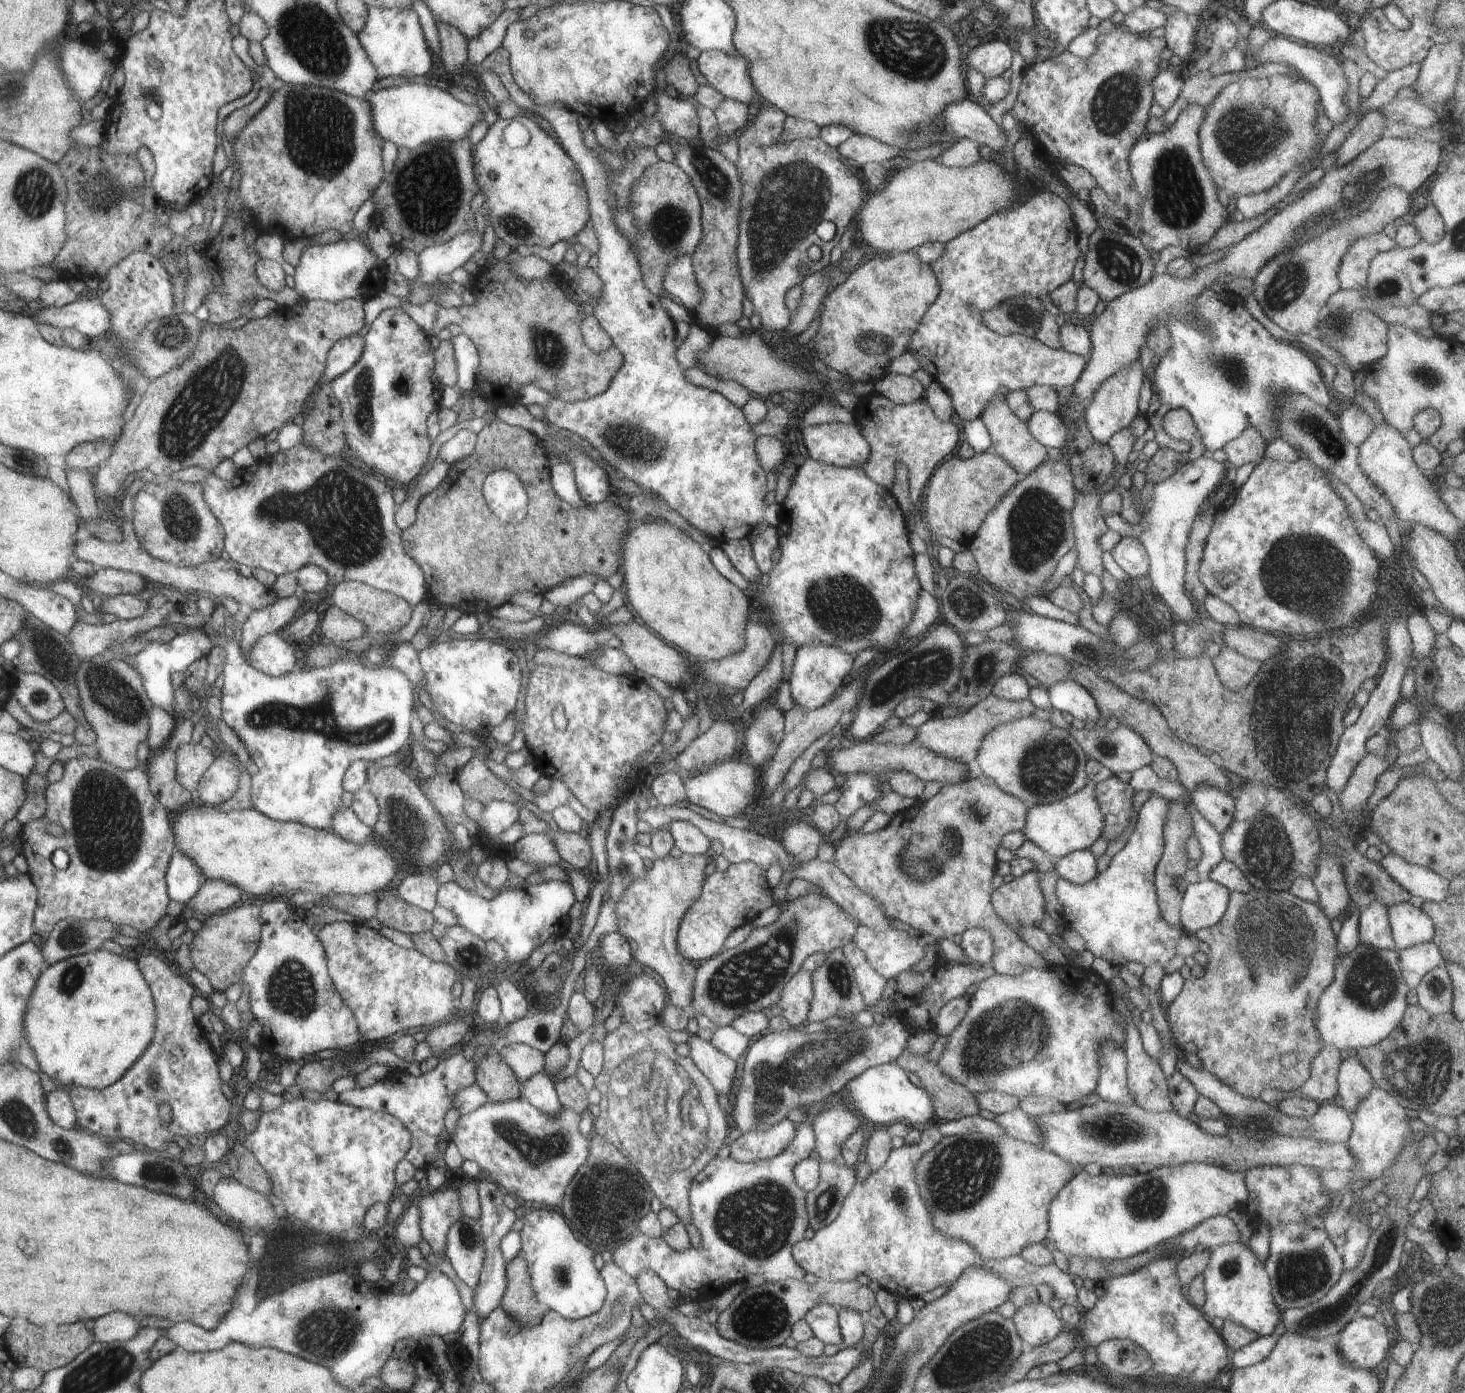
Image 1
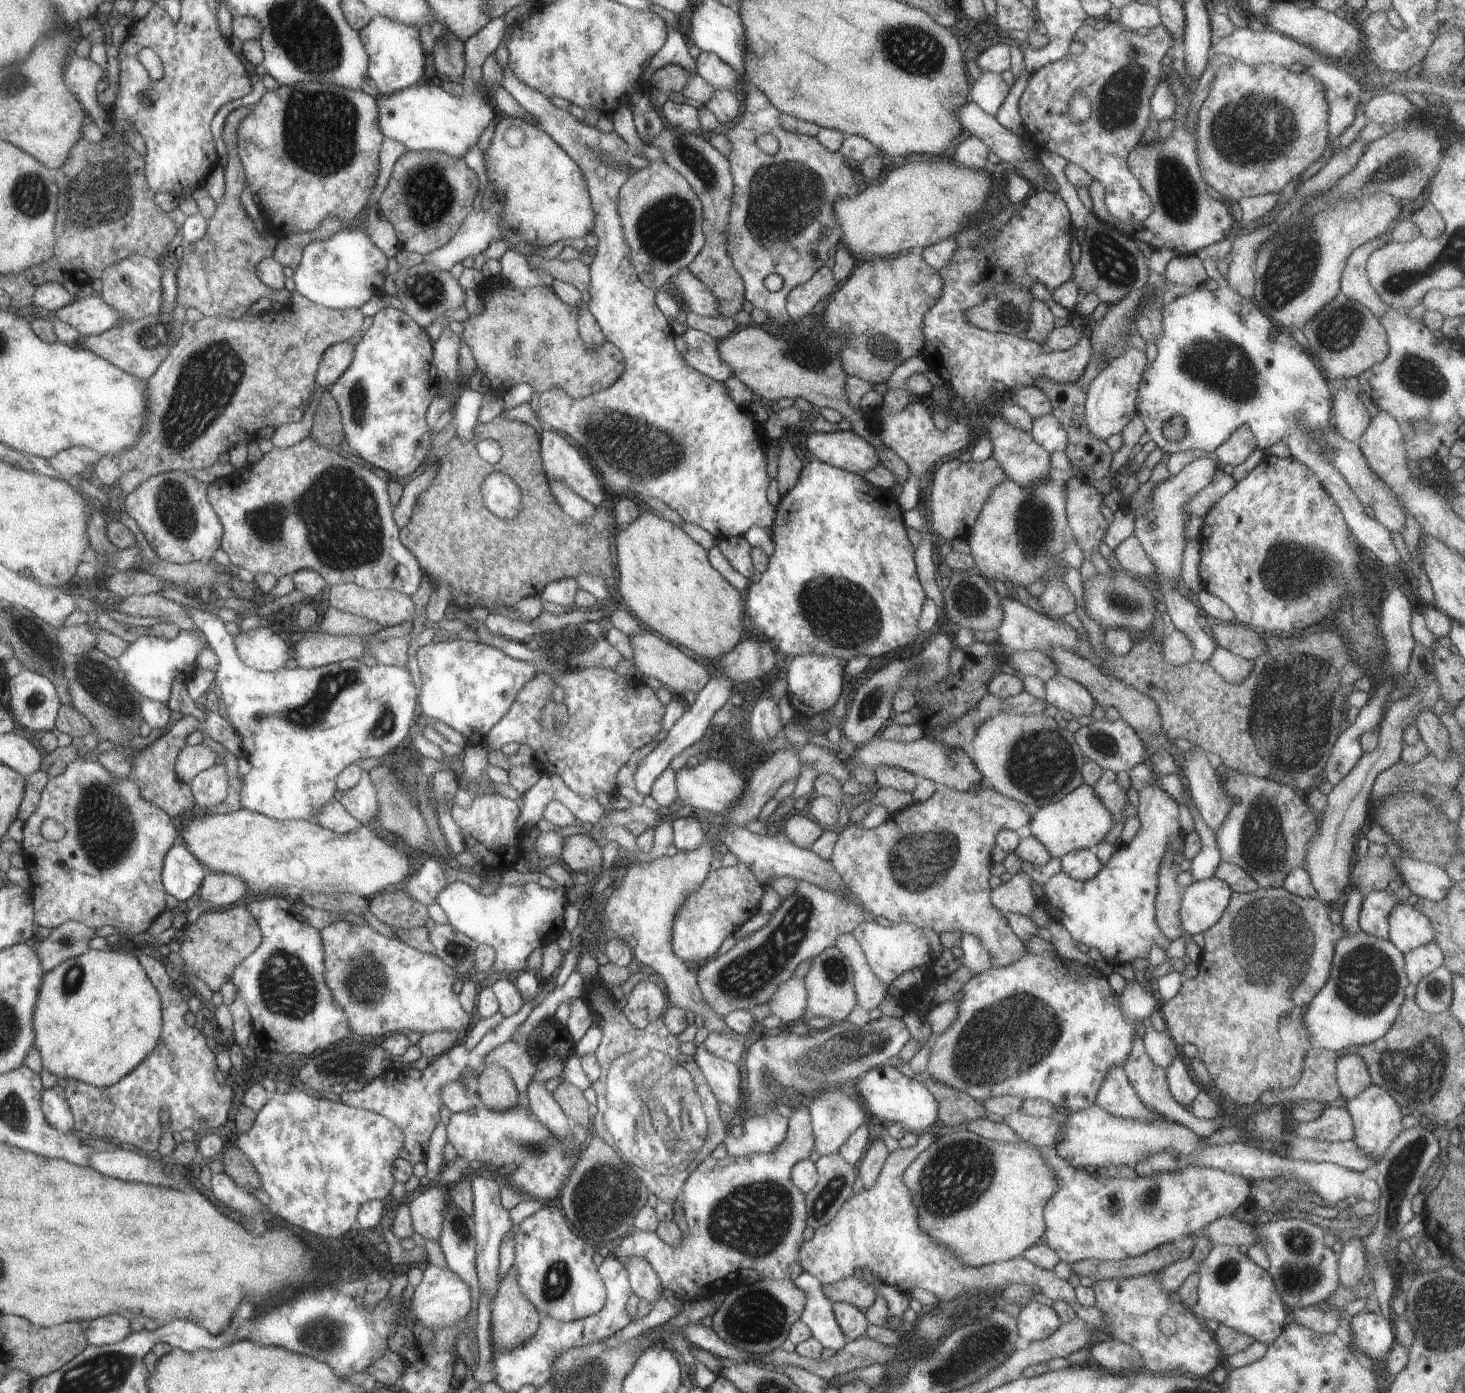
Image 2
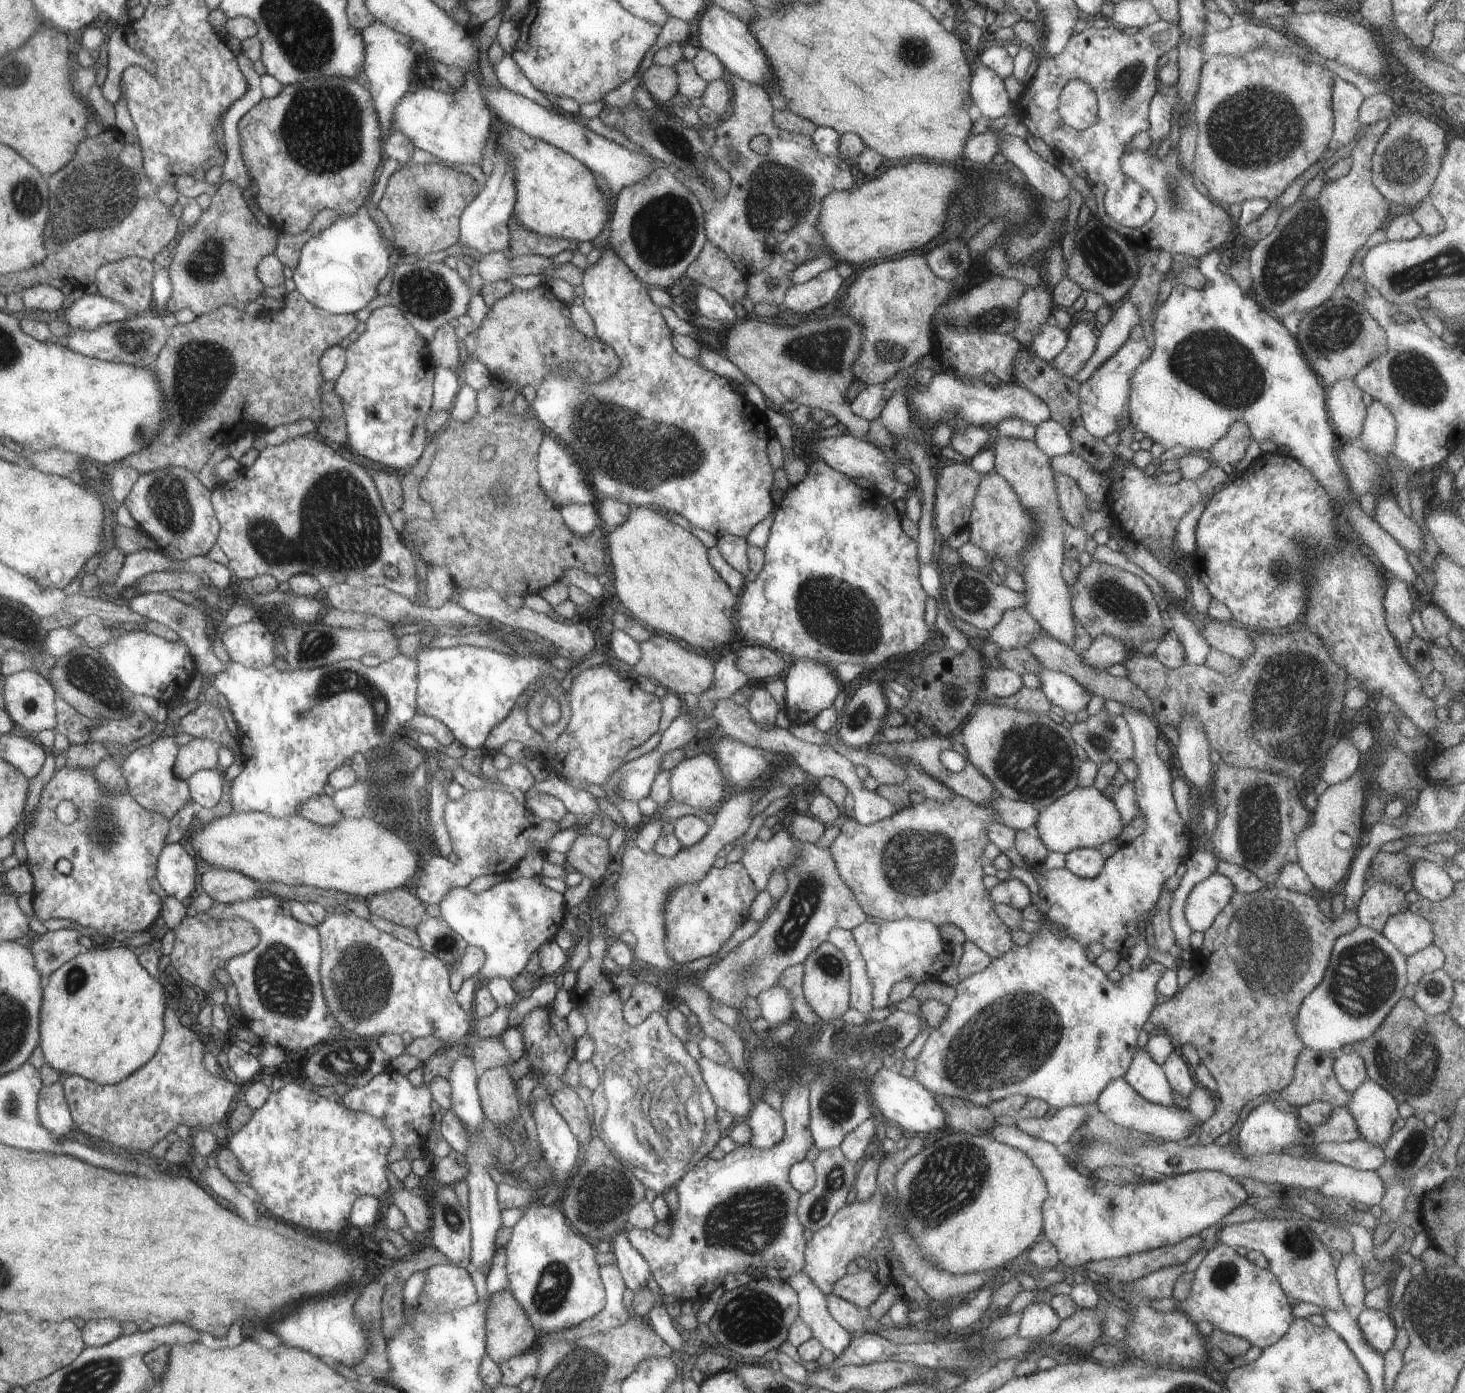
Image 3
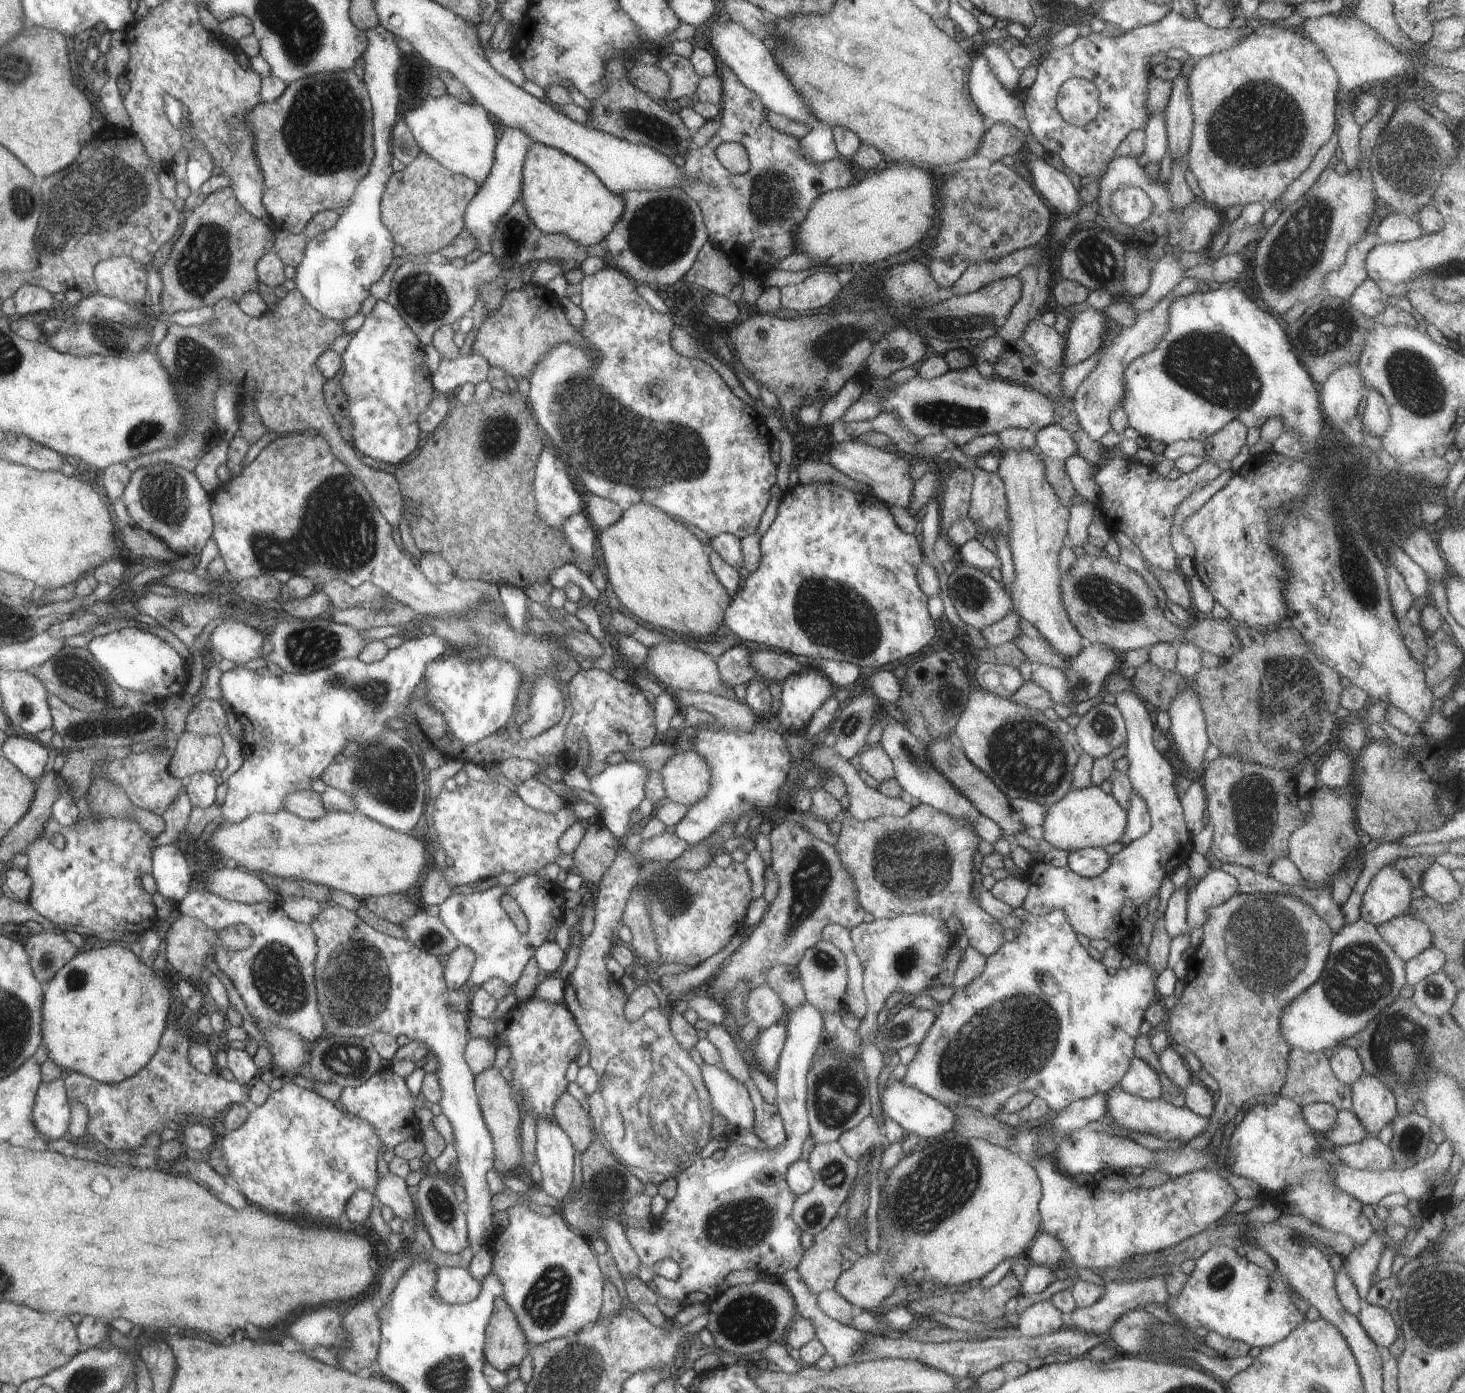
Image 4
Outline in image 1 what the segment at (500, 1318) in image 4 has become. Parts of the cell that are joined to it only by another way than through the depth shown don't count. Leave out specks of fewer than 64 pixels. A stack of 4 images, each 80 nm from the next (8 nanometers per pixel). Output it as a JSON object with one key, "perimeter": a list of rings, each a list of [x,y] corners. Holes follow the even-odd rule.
{"perimeter":[[[520,1254],[507,1262],[507,1289],[501,1300],[501,1306],[523,1327],[534,1327],[541,1323],[549,1308],[537,1299],[534,1292],[529,1263]]]}

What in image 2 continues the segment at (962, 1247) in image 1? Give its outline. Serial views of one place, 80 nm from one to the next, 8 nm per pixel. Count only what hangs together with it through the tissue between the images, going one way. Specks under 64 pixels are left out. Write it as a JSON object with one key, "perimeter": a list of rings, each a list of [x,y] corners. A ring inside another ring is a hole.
{"perimeter":[[[922,1131],[915,1146],[905,1148],[898,1147],[889,1152],[882,1170],[872,1187],[862,1189],[853,1194],[842,1204],[836,1216],[824,1226],[815,1230],[811,1240],[805,1240],[798,1249],[798,1262],[804,1271],[809,1272],[814,1278],[818,1278],[822,1285],[827,1285],[845,1278],[852,1277],[856,1268],[868,1268],[875,1279],[882,1280],[882,1284],[896,1287],[900,1292],[908,1293],[912,1288],[922,1288],[926,1292],[933,1292],[940,1298],[940,1302],[952,1300],[972,1289],[1004,1290],[1013,1284],[1029,1284],[1042,1289],[1050,1300],[1066,1302],[1074,1309],[1078,1318],[1086,1321],[1092,1328],[1100,1328],[1103,1325],[1103,1314],[1094,1307],[1082,1306],[1075,1295],[1075,1288],[1067,1280],[1056,1276],[1053,1269],[1045,1269],[1029,1263],[1025,1258],[1016,1257],[1007,1261],[985,1264],[977,1267],[966,1266],[951,1248],[944,1243],[932,1240],[922,1228],[918,1220],[918,1206],[914,1204],[913,1192],[906,1186],[903,1179],[904,1171],[918,1158],[918,1155],[936,1142],[936,1134]]]}

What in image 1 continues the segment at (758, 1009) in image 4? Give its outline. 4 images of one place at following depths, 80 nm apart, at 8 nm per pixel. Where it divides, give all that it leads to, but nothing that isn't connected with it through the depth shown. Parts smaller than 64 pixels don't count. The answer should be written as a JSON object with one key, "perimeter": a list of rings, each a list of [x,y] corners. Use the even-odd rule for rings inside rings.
{"perimeter":[[[800,969],[787,983],[782,991],[778,1006],[781,1015],[792,1027],[808,1024],[808,1011],[813,997],[812,973]]]}

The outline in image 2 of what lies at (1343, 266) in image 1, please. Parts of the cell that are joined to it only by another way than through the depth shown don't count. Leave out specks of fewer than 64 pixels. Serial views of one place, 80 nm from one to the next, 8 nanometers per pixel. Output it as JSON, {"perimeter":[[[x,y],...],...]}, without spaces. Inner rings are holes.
{"perimeter":[[[1376,238],[1355,248],[1354,252],[1351,252],[1348,257],[1340,279],[1340,291],[1350,300],[1365,306],[1377,319],[1383,316],[1387,305],[1382,302],[1368,280],[1367,260],[1374,251],[1377,251],[1386,243],[1389,242]]]}

